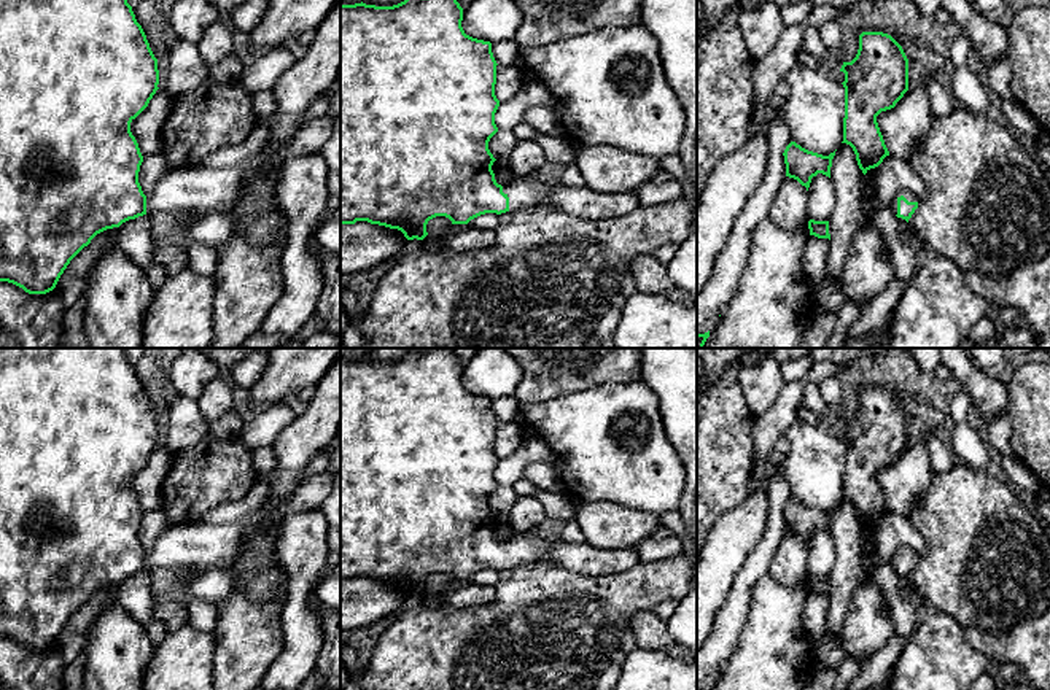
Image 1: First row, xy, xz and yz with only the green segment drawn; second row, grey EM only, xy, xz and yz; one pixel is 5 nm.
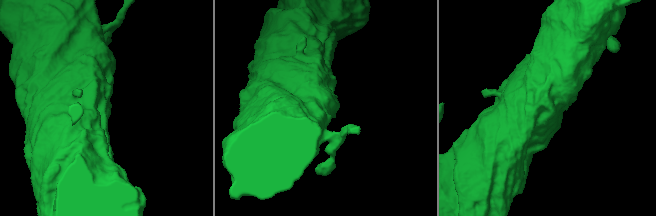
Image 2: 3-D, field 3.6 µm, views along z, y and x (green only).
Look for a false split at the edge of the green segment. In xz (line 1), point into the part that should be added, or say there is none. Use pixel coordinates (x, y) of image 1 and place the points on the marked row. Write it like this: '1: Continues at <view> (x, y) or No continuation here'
1: Continues at xz (524, 193)

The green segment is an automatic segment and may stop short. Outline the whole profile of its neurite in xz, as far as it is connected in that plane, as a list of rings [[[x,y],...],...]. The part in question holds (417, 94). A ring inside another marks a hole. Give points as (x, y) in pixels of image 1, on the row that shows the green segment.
[[[457,0],[340,5],[340,224],[368,221],[398,229],[407,240],[423,240],[428,221],[436,216],[468,224],[485,213],[501,215],[547,204],[579,219],[614,219],[640,208],[635,192],[605,194],[530,176],[514,178],[504,186],[496,183],[492,170],[496,159],[488,141],[498,132],[498,64],[492,43],[466,35],[461,21],[463,8]]]

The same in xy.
[[[0,0],[0,281],[13,283],[13,285],[22,288],[29,294],[46,294],[56,288],[60,275],[64,273],[64,270],[67,269],[70,261],[84,246],[88,246],[97,234],[100,234],[107,229],[119,227],[122,223],[126,223],[129,219],[135,219],[135,218],[143,216],[143,215],[151,216],[154,213],[162,213],[162,211],[189,211],[189,210],[208,211],[208,210],[215,210],[215,211],[223,211],[231,219],[232,227],[235,227],[235,205],[240,202],[242,192],[253,181],[253,175],[256,170],[259,170],[261,165],[277,164],[283,170],[283,167],[288,161],[299,157],[299,156],[304,156],[304,154],[320,151],[332,132],[332,124],[334,124],[332,118],[329,118],[326,114],[313,118],[313,119],[304,122],[302,127],[286,141],[286,145],[275,149],[274,153],[267,153],[266,146],[264,146],[255,156],[247,157],[235,165],[220,167],[220,169],[215,169],[215,167],[186,167],[186,169],[172,170],[158,183],[156,189],[150,196],[145,196],[142,191],[142,186],[138,183],[138,172],[140,172],[140,165],[143,162],[143,156],[140,153],[140,148],[138,148],[135,137],[130,132],[130,122],[148,107],[150,100],[153,99],[153,95],[159,89],[158,84],[159,84],[158,59],[154,57],[154,54],[150,48],[150,43],[146,40],[146,35],[145,35],[142,25],[137,22],[135,14],[132,11],[132,6],[127,3],[127,0]]]

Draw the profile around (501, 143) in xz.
[[[498,130],[488,141],[488,149],[495,159],[504,161],[508,159],[512,148],[517,145],[517,137],[512,130]]]

